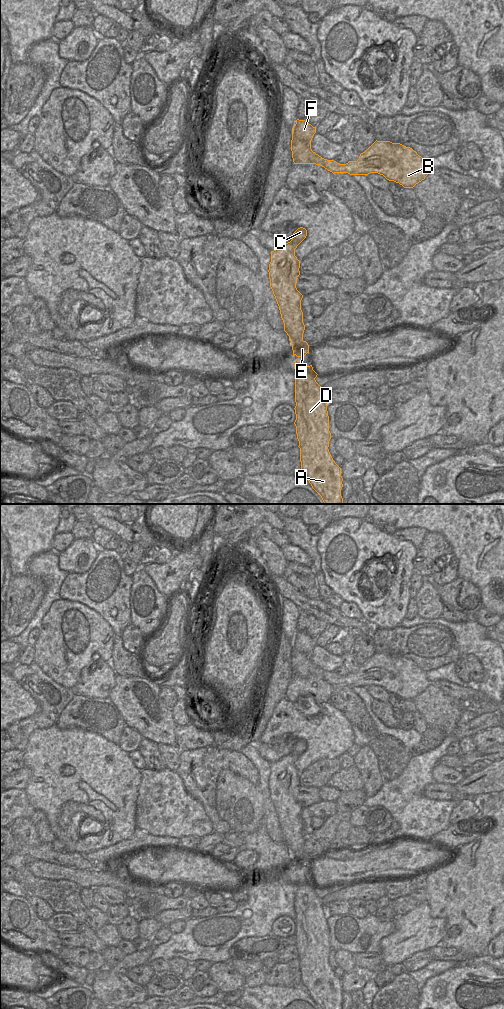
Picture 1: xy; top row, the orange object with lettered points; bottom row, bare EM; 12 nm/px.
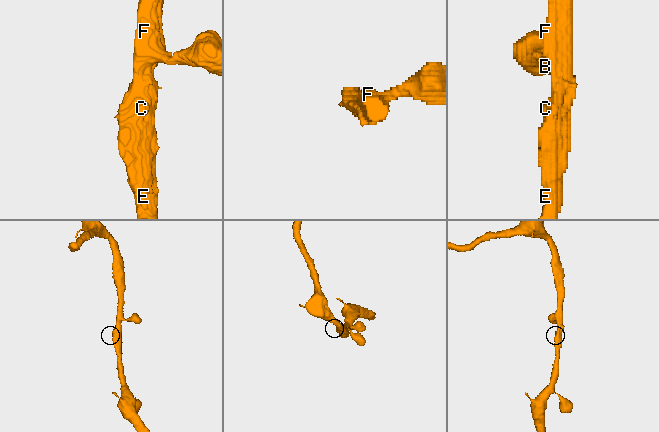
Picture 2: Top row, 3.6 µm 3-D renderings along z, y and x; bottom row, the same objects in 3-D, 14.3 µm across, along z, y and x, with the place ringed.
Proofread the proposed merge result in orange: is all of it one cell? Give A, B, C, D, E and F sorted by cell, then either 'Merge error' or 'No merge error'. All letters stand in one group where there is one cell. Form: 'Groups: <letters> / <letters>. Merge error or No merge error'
Groups: A B C D E F. No merge error

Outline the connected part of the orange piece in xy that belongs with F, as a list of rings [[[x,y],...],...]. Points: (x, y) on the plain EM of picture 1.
[[[296,632],[292,640],[291,663],[294,676],[316,676],[334,685],[368,687],[378,685],[404,700],[413,700],[431,684],[425,672],[410,659],[390,653],[375,653],[357,673],[339,676],[327,672],[311,661],[316,639],[305,632]]]

